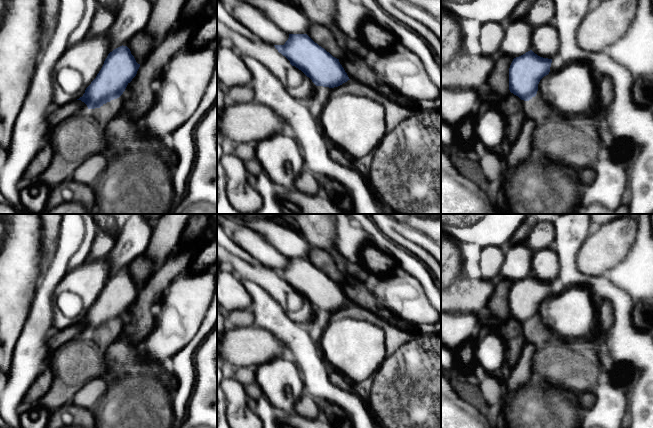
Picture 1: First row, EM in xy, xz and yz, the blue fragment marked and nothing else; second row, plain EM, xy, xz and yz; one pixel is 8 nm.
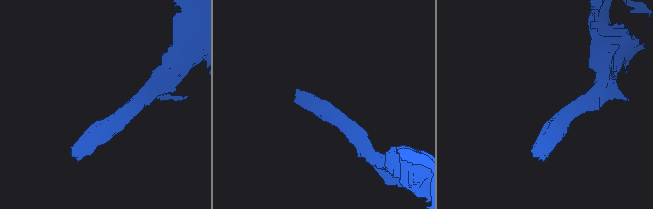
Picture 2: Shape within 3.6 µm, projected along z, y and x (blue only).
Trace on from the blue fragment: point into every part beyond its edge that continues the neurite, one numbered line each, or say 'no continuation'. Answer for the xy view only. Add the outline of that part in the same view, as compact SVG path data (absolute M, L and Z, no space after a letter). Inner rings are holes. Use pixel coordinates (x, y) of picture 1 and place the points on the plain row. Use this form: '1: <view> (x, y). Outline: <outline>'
no continuation

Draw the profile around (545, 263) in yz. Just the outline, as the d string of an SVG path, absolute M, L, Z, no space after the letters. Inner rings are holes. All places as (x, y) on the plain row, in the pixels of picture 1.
M550 247L533 253L531 274L540 281L552 283L559 276L559 258Z

